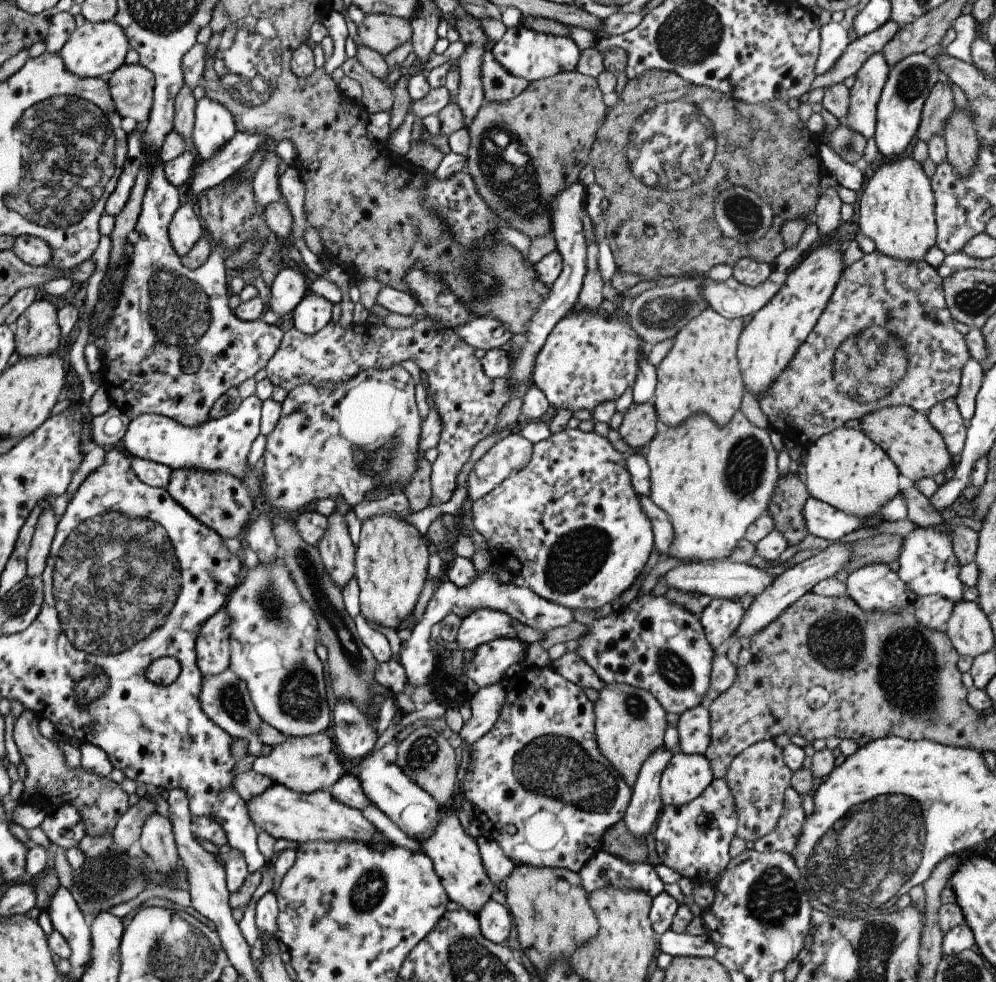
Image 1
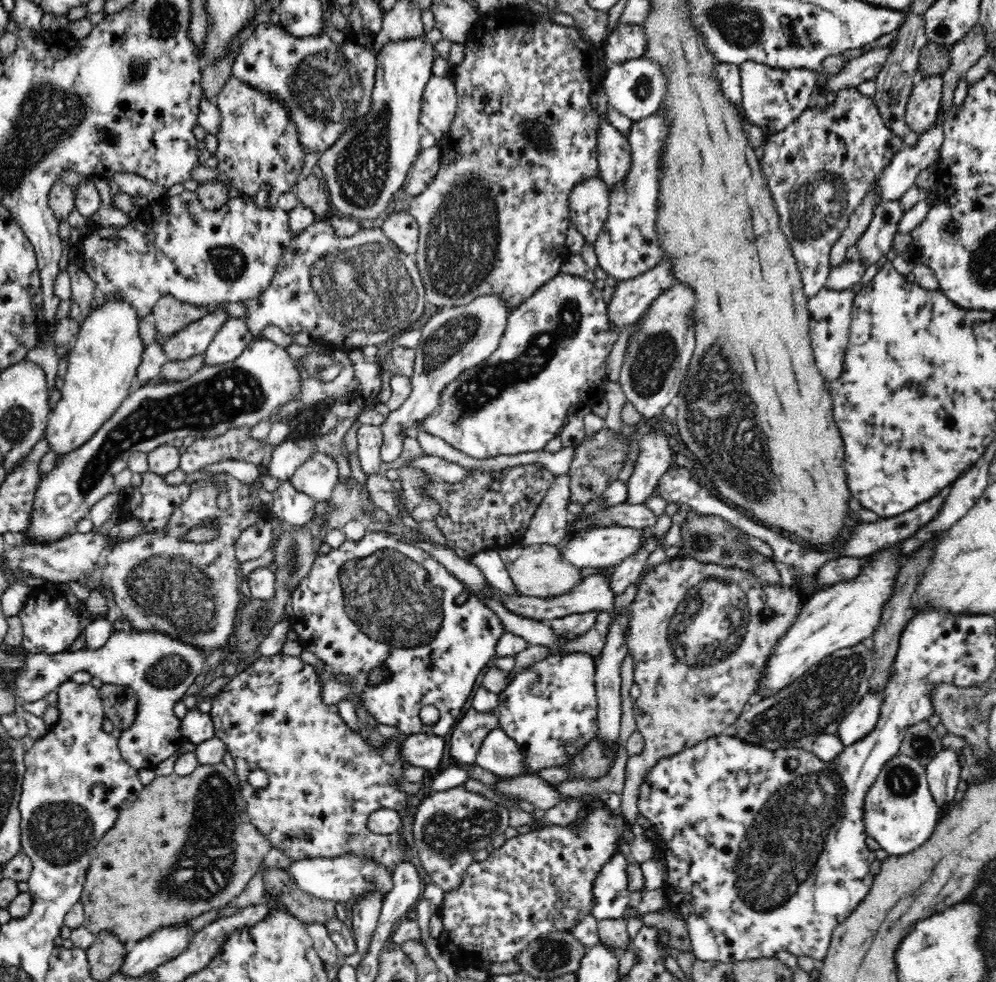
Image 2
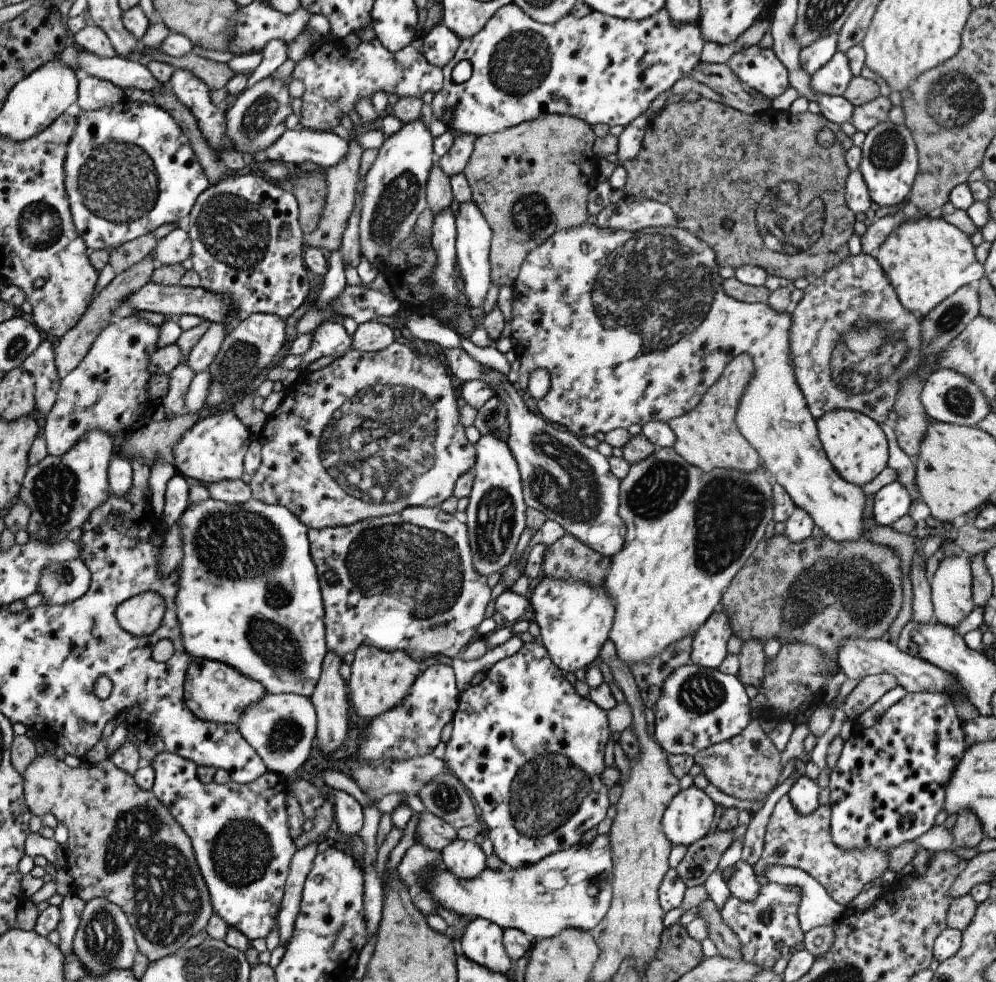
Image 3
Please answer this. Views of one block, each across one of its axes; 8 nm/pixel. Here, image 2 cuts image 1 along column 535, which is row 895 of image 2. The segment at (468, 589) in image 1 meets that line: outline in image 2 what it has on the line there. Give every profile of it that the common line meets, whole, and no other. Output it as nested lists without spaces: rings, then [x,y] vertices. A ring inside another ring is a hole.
[[[618,852],[600,869],[593,882],[591,915],[598,920],[623,918],[630,902],[628,889],[628,862],[623,852]]]

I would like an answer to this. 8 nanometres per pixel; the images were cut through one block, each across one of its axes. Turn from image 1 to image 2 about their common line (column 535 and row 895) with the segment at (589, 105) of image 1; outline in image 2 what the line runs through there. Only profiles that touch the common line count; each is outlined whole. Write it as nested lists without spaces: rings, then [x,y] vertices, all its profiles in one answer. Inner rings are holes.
[[[223,762],[202,764],[197,766],[192,774],[186,776],[180,776],[174,772],[166,776],[156,775],[155,779],[142,789],[136,799],[136,802],[130,808],[120,812],[112,828],[104,834],[104,838],[96,846],[88,874],[86,874],[86,880],[84,880],[83,894],[80,897],[80,901],[84,905],[84,921],[82,924],[84,928],[90,929],[95,935],[108,930],[118,936],[125,944],[130,945],[151,936],[156,930],[161,930],[166,926],[184,924],[184,922],[188,922],[188,920],[192,920],[192,918],[196,918],[204,912],[210,912],[212,908],[228,905],[233,899],[240,896],[241,892],[247,887],[251,878],[261,868],[264,855],[268,854],[268,851],[272,848],[270,839],[252,825],[234,771],[228,769]]]

